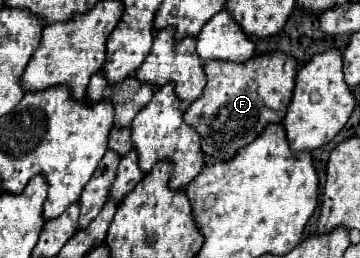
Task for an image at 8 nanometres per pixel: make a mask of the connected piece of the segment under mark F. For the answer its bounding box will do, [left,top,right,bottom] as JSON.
[185,53,297,161]

